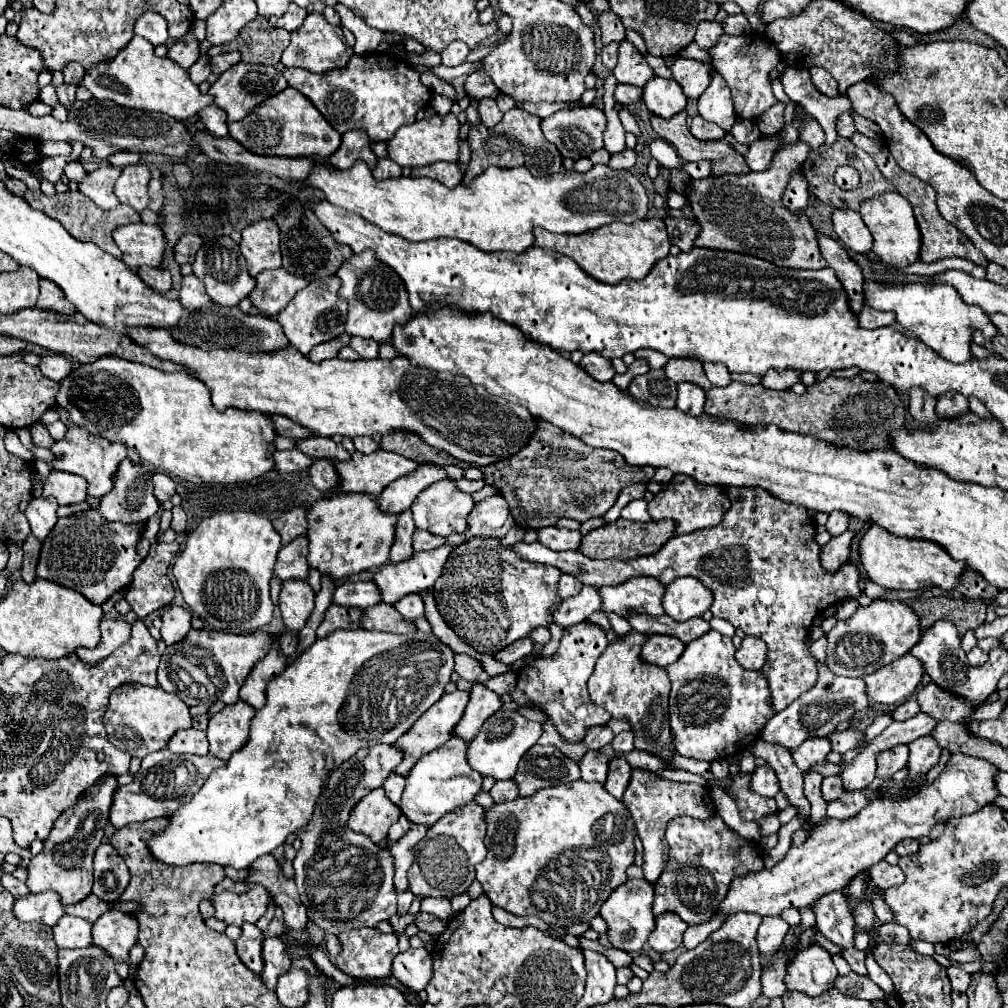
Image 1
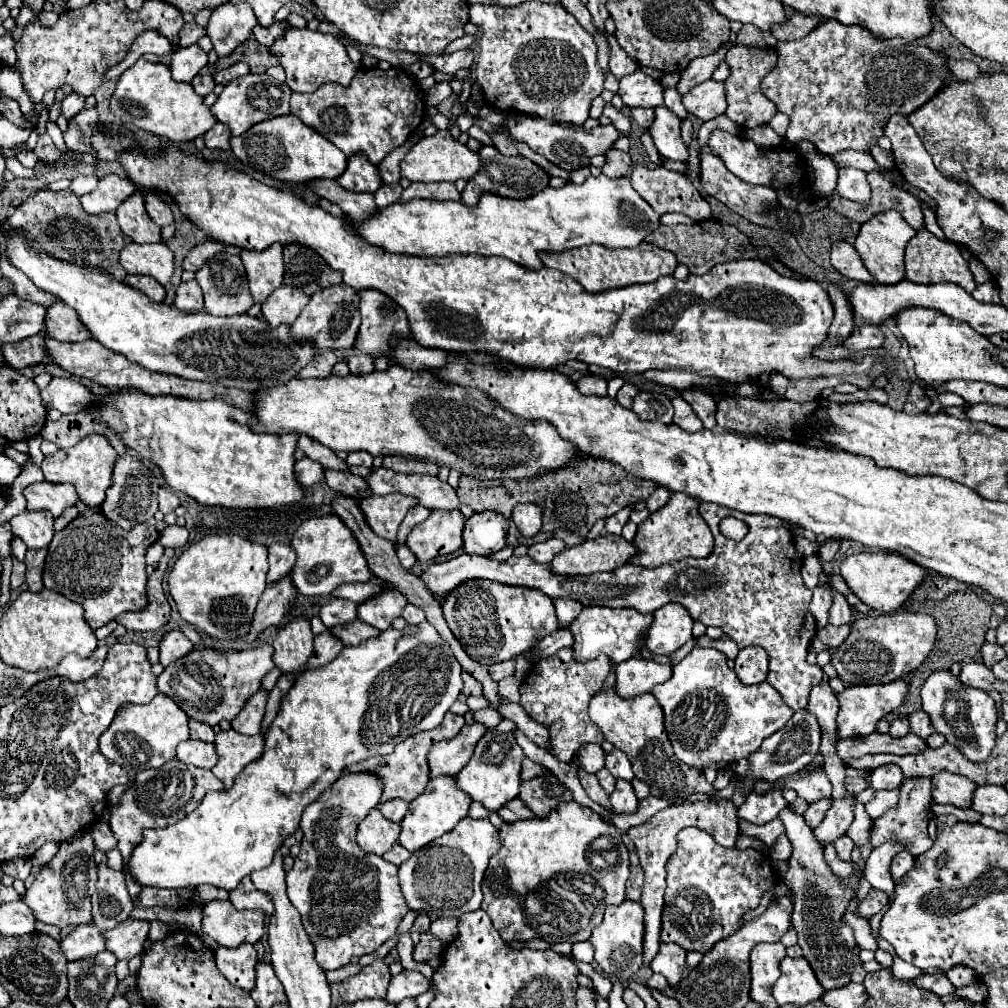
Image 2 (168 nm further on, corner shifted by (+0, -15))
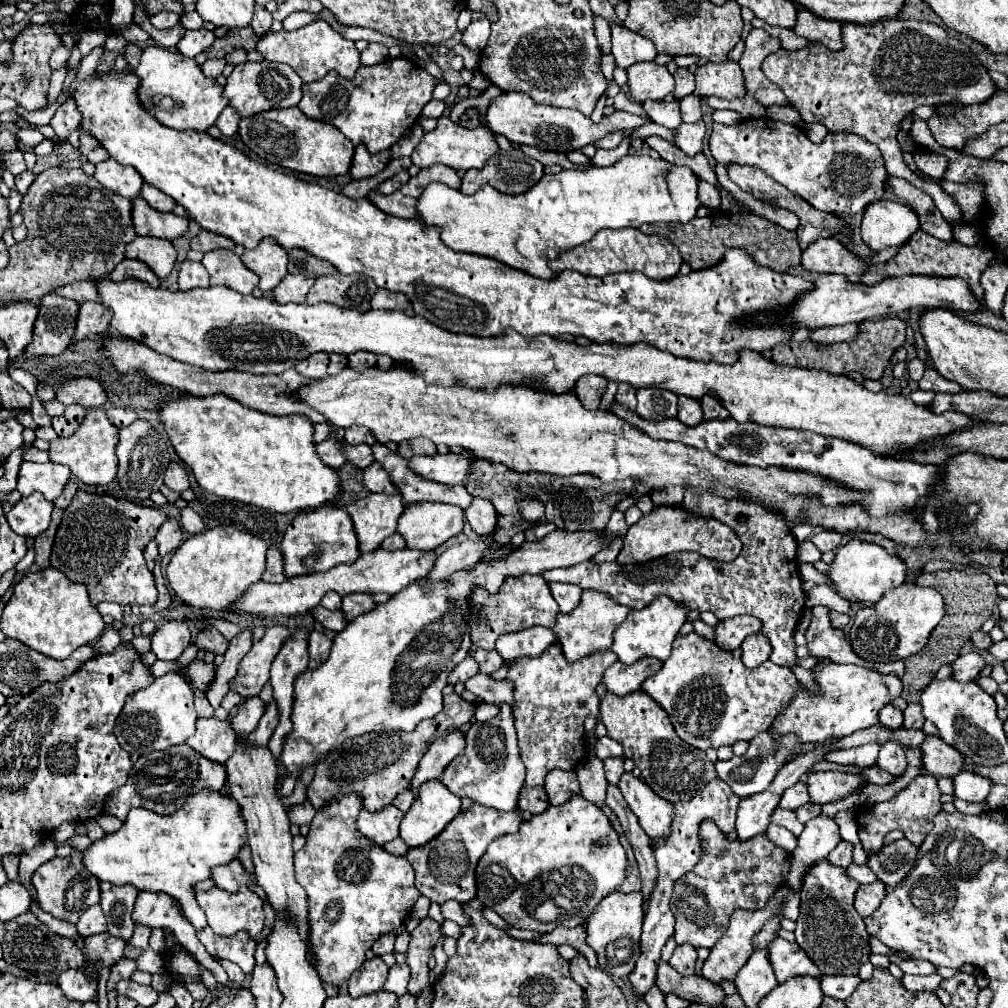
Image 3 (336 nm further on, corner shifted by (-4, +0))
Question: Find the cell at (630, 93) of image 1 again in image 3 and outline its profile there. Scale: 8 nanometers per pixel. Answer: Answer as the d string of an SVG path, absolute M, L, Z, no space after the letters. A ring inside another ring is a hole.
M647 100L641 104L647 112L647 116L665 126L665 128L679 128L681 124L681 112L679 112L679 102L673 100L673 102L663 102L663 100Z

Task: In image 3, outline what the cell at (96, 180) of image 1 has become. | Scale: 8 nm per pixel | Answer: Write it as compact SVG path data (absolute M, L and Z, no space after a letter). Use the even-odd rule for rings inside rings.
M113 158L95 164L93 176L101 186L105 186L125 198L137 198L139 190L143 186L143 178L133 166L123 166Z

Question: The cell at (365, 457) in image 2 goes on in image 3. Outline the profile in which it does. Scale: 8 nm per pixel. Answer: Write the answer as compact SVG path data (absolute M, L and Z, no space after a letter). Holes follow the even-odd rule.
M347 428L345 430L345 442L347 444L375 444L375 436L367 432L367 428Z

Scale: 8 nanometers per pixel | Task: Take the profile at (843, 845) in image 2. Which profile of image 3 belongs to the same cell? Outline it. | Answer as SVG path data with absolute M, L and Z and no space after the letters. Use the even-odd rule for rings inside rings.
M841 840L841 842L837 844L837 848L835 848L833 852L829 852L827 862L829 862L829 864L837 864L837 866L841 866L841 868L847 868L847 866L853 862L853 844Z

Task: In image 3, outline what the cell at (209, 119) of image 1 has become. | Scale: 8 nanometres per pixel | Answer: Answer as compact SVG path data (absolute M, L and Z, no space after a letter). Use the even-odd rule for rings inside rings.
M227 106L227 108L221 112L221 116L217 118L217 128L221 130L221 134L233 136L233 134L237 132L239 120L241 120L241 116L237 114L237 110L231 108L231 106Z

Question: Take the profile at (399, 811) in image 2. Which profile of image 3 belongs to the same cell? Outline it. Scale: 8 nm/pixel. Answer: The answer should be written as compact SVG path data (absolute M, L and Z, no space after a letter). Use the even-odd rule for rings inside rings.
M409 790L409 792L401 792L401 796L397 796L395 800L393 800L393 806L397 806L401 812L407 812L409 810L409 806L413 804L413 800L415 800L415 794Z

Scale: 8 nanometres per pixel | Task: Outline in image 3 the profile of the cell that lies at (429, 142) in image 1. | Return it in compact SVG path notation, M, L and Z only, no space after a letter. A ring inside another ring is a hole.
M441 116L437 120L437 128L433 132L427 132L421 138L421 142L411 154L411 160L419 168L429 168L433 164L445 164L455 170L469 170L469 168L481 170L487 164L489 156L495 156L495 152L499 152L495 134L485 124L479 124L475 130L469 130L469 128L463 128L451 122L447 116Z

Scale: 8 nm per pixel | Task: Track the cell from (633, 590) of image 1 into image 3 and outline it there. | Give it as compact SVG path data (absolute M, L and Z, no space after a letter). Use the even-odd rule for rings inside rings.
M585 590L581 604L571 614L557 614L557 624L551 630L553 630L553 634L557 636L557 642L563 648L565 660L577 662L577 660L581 660L589 654L609 650L611 640L613 640L613 632L625 620L627 614L629 614L629 608L617 604L609 596Z

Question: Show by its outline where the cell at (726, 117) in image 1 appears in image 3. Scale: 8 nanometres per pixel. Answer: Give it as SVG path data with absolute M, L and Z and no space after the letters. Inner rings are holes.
M763 118L763 122L741 120L733 126L715 122L709 148L713 158L717 160L715 174L719 178L719 184L727 188L737 198L737 202L745 204L751 210L751 214L763 218L765 218L765 202L755 200L749 192L743 192L737 184L729 180L727 174L729 164L757 166L769 176L773 176L777 182L785 184L791 192L799 194L813 208L831 214L833 212L857 214L865 210L869 204L883 200L883 194L887 190L885 186L887 170L879 148L873 146L869 140L851 132L827 134L823 142L815 144L805 136L801 128L785 122L775 122L771 118Z

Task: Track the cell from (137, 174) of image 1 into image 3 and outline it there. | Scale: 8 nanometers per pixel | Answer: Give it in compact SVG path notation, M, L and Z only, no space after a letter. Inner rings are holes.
M143 198L133 200L133 224L137 236L153 236L163 240L177 240L181 238L189 228L189 216L175 216L175 214L163 214L153 210Z

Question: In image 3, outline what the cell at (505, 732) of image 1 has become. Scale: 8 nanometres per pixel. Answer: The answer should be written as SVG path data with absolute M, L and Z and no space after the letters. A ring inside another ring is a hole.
M501 706L501 712L487 722L473 722L465 734L465 750L445 768L439 778L455 796L469 798L477 804L495 810L515 810L519 790L525 784L525 766L519 758L519 746L511 708Z

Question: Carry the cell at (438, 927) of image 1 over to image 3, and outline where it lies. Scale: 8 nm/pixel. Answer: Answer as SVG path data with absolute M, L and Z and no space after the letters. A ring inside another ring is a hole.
M429 916L419 922L419 926L411 932L411 942L407 950L407 964L411 968L409 992L419 994L429 984L429 968L427 962L433 956L433 946L441 938L441 928Z

